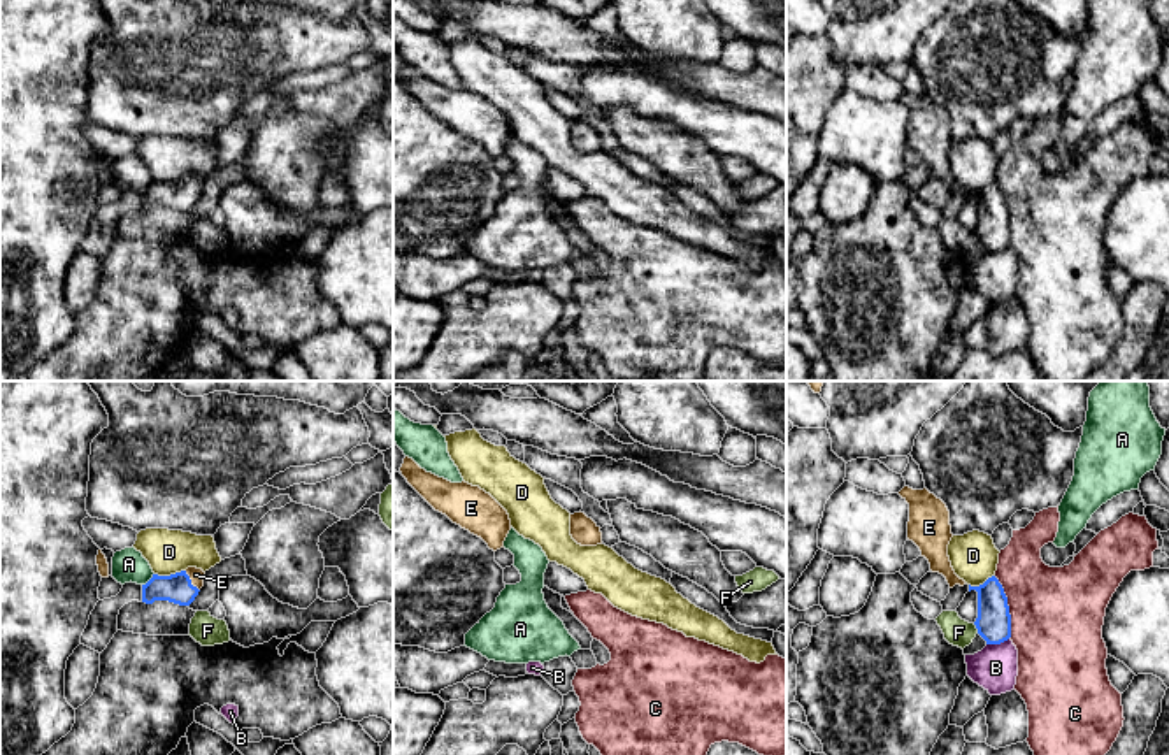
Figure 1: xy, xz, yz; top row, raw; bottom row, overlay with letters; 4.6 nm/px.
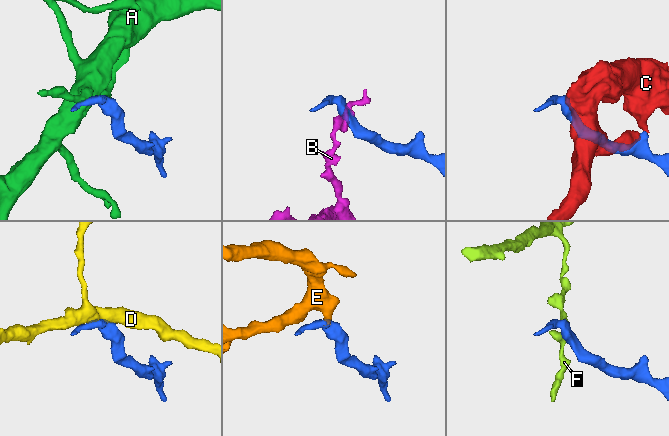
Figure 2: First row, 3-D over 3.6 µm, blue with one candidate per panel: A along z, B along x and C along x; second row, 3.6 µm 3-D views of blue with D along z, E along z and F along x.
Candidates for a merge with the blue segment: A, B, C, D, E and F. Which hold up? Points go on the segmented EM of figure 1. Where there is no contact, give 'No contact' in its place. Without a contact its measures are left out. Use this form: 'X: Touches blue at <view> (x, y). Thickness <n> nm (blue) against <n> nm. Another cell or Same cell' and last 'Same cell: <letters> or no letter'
A: Touches blue at xy (150, 580). Thickness 140 nm (blue) against 150 nm. Another cell
B: Touches blue at yz (997, 643). Thickness 160 nm (blue) against 200 nm. Another cell
C: Touches blue at yz (1008, 608). Thickness 160 nm (blue) against 440 nm. Another cell
D: Touches blue at xy (171, 575). Thickness 140 nm (blue) against 200 nm. Another cell
E: Touches blue at xy (190, 582). Thickness 140 nm (blue) against 70 nm. Same cell
F: Touches blue at yz (976, 627). Thickness 160 nm (blue) against 130 nm. Another cell
Same cell: E

